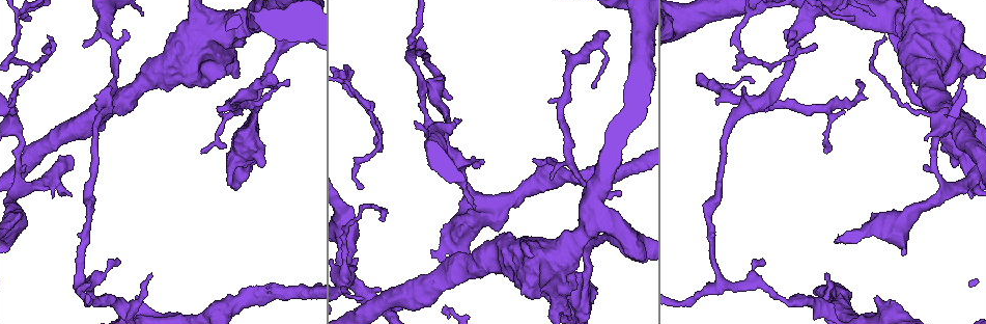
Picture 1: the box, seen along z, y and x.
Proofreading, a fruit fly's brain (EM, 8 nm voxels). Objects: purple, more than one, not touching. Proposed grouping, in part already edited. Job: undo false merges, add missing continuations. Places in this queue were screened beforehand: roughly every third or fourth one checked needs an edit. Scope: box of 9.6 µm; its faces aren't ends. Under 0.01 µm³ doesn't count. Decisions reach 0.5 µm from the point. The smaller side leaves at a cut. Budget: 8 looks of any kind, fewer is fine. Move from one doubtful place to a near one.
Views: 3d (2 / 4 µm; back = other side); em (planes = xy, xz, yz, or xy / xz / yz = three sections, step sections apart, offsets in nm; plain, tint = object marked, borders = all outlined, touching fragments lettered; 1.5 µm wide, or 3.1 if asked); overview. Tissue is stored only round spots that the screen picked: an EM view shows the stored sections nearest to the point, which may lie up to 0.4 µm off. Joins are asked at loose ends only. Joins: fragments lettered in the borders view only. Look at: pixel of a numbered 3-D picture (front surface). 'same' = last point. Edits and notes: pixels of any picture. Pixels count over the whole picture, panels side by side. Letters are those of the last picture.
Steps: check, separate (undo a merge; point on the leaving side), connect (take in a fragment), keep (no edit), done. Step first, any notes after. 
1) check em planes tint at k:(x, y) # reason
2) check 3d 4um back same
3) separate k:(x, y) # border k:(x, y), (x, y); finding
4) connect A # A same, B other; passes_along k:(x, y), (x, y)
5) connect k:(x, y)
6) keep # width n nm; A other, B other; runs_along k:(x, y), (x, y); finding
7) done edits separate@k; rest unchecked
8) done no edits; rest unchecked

check em planes borders at 1:(796, 28) # a fork

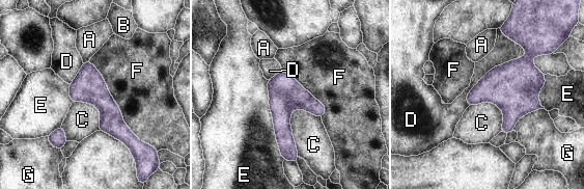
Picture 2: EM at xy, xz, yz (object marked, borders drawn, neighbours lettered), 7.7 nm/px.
keep # A other, B other, C other, D other, E other, F other, G other; border 2:(298, 107), (290, 130), (299, 156); one cell here

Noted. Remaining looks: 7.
check em planes borders at 1:(29, 16) # thin end

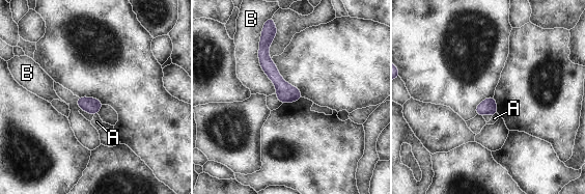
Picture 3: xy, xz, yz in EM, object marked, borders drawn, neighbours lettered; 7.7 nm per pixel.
keep # A other, B other; border 3:(497, 113), (493, 115); no lettered fragment goes on from it

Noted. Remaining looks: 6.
check 3d 4um back at 1:(696, 75)

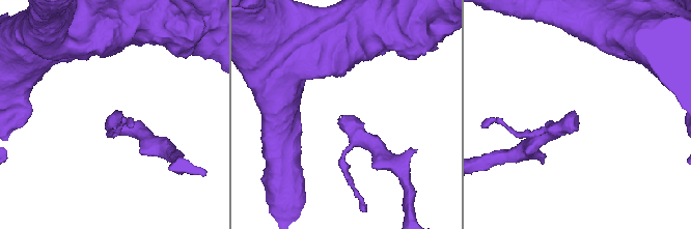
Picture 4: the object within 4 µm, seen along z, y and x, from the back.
check em planes plain at 4:(113, 118)

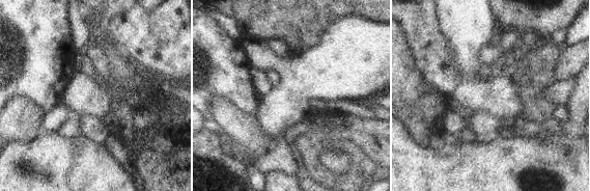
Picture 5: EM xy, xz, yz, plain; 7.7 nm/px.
check em planes borders same

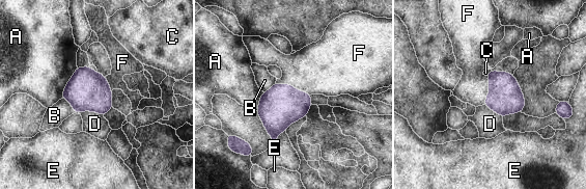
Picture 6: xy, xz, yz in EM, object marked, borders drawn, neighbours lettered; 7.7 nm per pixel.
connect F # width 260 nm; A other, B other, C other, D other, E other, F same; passes_along 6:(280, 106), (292, 87), (317, 69); the cell continues

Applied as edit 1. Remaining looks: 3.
done edits connect@6; rest unchecked

